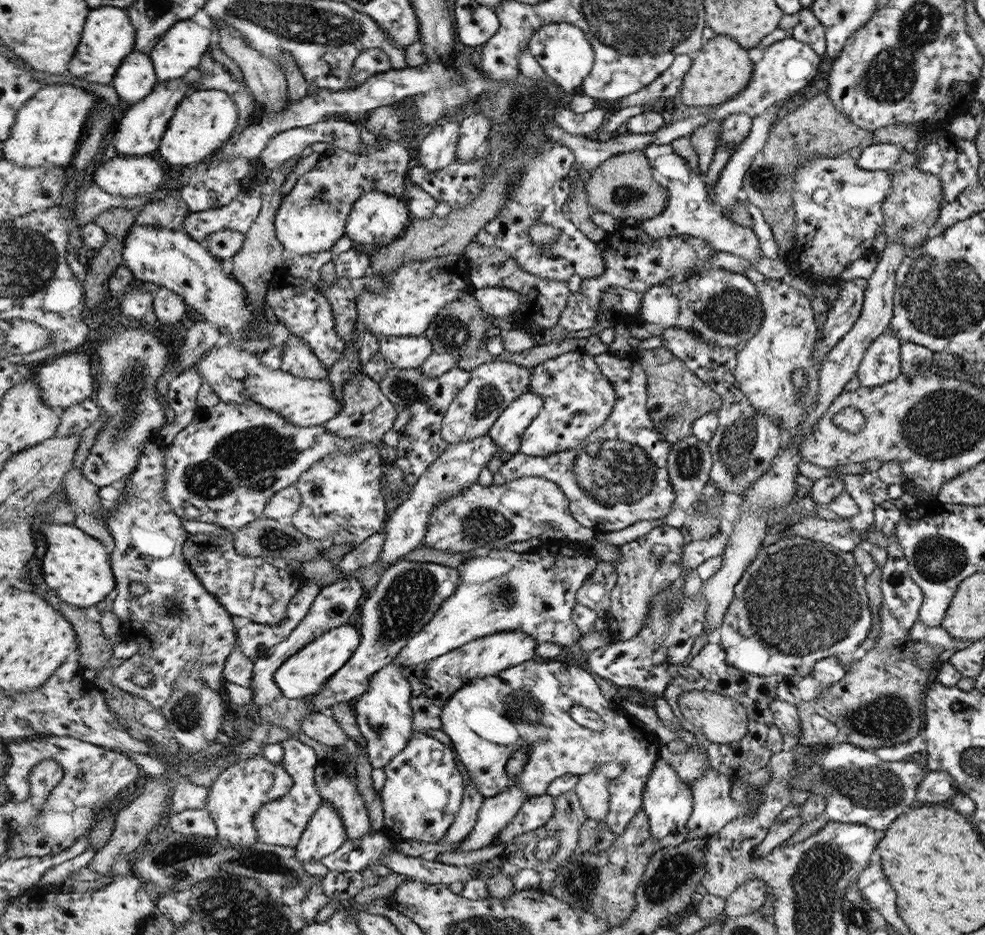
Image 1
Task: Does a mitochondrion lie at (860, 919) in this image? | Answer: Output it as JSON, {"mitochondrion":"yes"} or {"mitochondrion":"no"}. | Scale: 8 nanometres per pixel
{"mitochondrion":"yes"}

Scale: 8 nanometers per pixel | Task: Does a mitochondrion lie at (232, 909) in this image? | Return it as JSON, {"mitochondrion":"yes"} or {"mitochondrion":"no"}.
{"mitochondrion":"yes"}

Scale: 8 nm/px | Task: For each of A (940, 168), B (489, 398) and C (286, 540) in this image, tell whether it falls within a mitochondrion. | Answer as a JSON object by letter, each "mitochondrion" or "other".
{"A":"other","B":"mitochondrion","C":"mitochondrion"}

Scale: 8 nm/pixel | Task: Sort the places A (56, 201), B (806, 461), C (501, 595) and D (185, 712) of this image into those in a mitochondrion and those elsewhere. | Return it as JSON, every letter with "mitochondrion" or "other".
{"A":"other","B":"other","C":"mitochondrion","D":"mitochondrion"}

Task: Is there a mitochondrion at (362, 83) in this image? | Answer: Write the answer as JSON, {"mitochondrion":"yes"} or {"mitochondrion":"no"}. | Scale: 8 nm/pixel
{"mitochondrion":"no"}

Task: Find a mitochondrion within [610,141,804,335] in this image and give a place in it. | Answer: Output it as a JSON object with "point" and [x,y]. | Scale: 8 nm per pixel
{"point":[765,179]}

